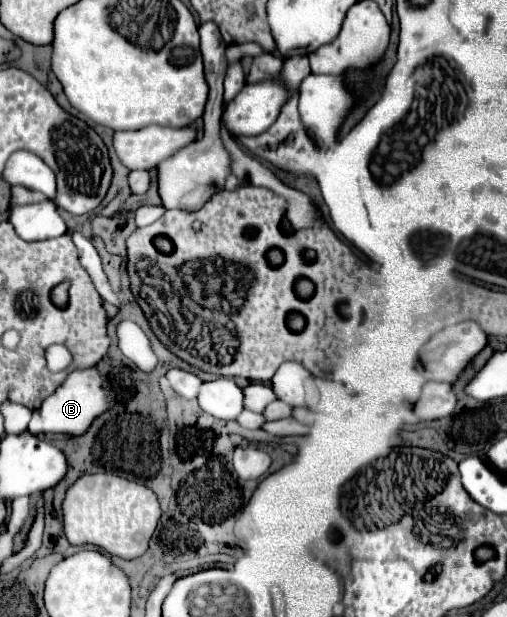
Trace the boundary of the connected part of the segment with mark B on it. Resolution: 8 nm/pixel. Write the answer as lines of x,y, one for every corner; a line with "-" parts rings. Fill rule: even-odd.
95,367
69,373
69,377
61,383
61,387
57,387
57,391
49,395
37,411
33,411
33,419
31,419
33,435
39,435
39,433
81,435
91,425
91,421
97,415
101,415
105,407
111,405
111,399
105,393
105,385
107,385
105,377
99,375

